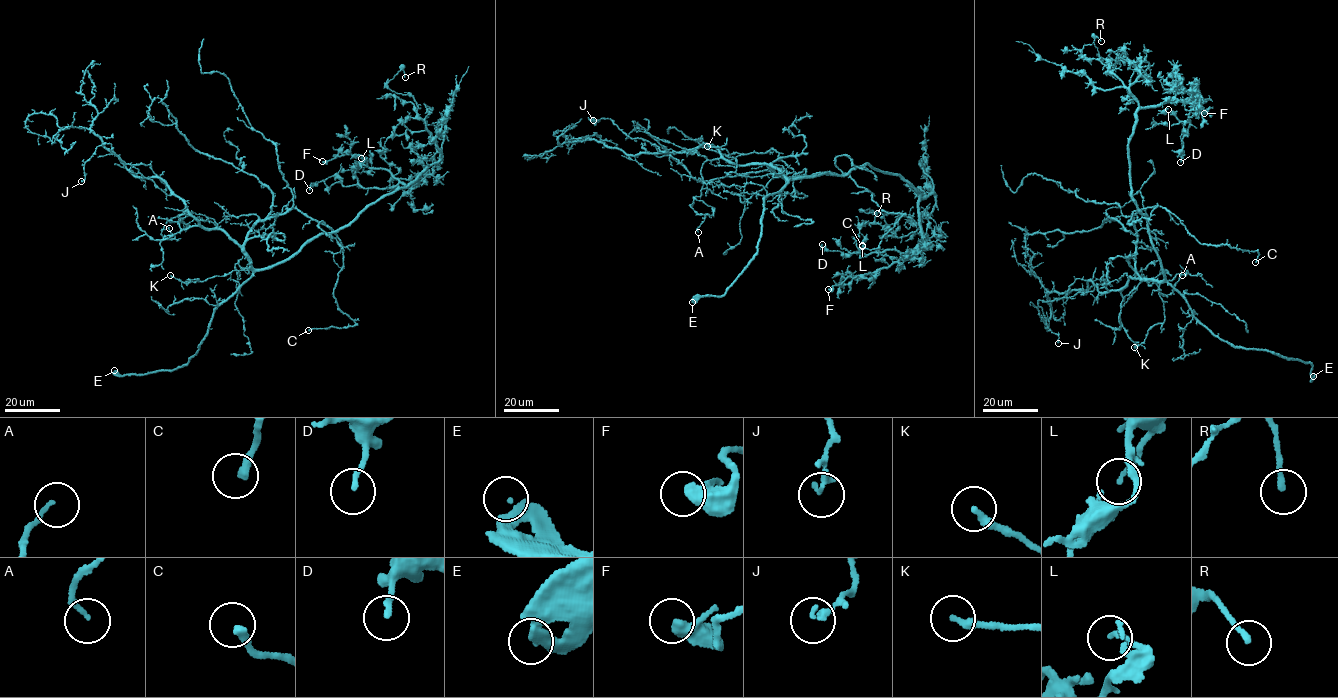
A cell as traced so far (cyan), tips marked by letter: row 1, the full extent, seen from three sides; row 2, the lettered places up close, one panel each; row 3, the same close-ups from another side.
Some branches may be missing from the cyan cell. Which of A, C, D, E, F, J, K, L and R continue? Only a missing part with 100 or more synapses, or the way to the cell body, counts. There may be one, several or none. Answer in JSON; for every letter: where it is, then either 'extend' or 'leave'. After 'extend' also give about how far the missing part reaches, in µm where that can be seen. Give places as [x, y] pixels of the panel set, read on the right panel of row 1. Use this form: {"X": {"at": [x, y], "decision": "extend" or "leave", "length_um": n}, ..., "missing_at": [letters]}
{"A": {"at": [1182, 275], "decision": "leave"}, "C": {"at": [1255, 262], "decision": "leave"}, "D": {"at": [1180, 162], "decision": "leave"}, "E": {"at": [1313, 376], "decision": "extend", "length_um": 25}, "F": {"at": [1204, 113], "decision": "leave"}, "J": {"at": [1058, 343], "decision": "leave"}, "K": {"at": [1134, 347], "decision": "leave"}, "L": {"at": [1168, 109], "decision": "leave"}, "R": {"at": [1101, 41], "decision": "leave"}, "missing_at": ["E"]}

